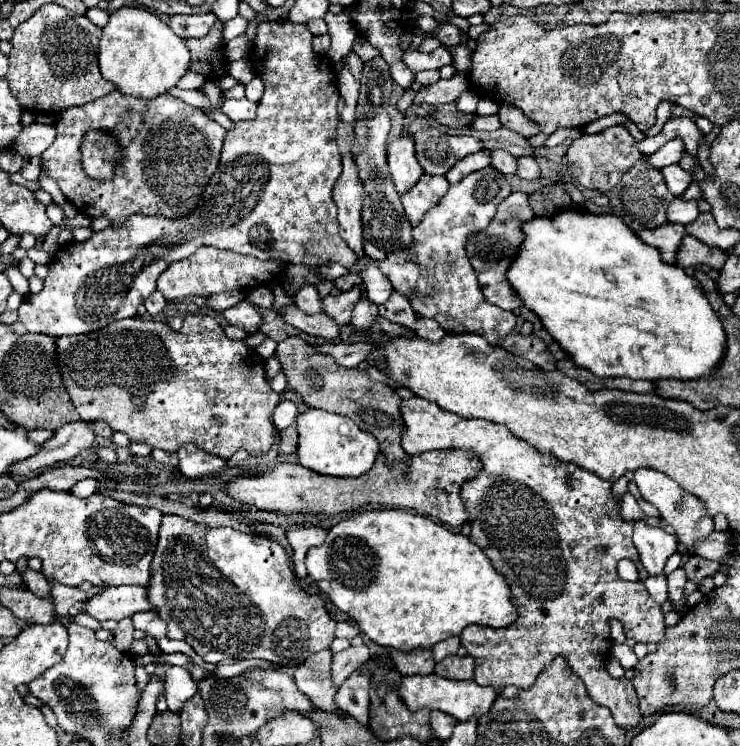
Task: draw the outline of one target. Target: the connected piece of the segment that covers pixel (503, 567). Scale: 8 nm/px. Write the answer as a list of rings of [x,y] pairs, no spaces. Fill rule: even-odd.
[[[414,396],[414,398],[410,398],[410,400],[404,400],[404,402],[400,404],[400,410],[402,410],[402,418],[404,418],[404,422],[406,422],[406,432],[404,432],[404,438],[402,438],[402,448],[404,448],[406,454],[422,454],[422,452],[426,452],[426,450],[452,450],[452,448],[462,448],[462,450],[468,450],[468,452],[478,454],[478,456],[480,456],[480,462],[482,462],[480,472],[478,472],[472,480],[468,480],[468,482],[464,482],[464,484],[460,486],[460,496],[462,496],[462,500],[464,500],[464,510],[466,510],[466,514],[468,514],[468,524],[470,524],[470,528],[472,528],[472,530],[470,530],[470,540],[472,540],[474,544],[478,544],[482,550],[486,550],[486,548],[488,548],[488,550],[490,550],[490,548],[498,548],[498,552],[484,552],[484,554],[490,558],[490,562],[492,562],[492,566],[496,568],[496,572],[500,572],[500,574],[506,578],[506,582],[508,582],[508,586],[510,586],[510,600],[512,600],[512,604],[514,604],[516,610],[518,610],[518,618],[516,618],[516,622],[510,624],[508,628],[484,628],[484,626],[480,626],[480,624],[470,624],[470,626],[464,628],[464,632],[460,634],[460,640],[462,640],[466,652],[468,652],[470,656],[474,656],[474,660],[476,660],[474,680],[476,680],[478,684],[482,684],[482,686],[494,686],[494,688],[504,688],[504,686],[510,686],[510,684],[514,684],[514,686],[518,686],[518,688],[526,688],[526,686],[532,686],[532,682],[536,680],[536,676],[538,676],[554,658],[562,656],[562,658],[566,658],[566,662],[570,664],[570,668],[574,670],[574,674],[578,674],[578,676],[582,678],[582,682],[586,684],[586,690],[588,690],[590,698],[592,698],[596,704],[610,708],[610,712],[612,712],[612,716],[614,716],[614,722],[616,722],[620,728],[632,728],[632,726],[636,726],[642,714],[640,714],[640,708],[638,708],[638,698],[636,698],[636,690],[634,690],[632,682],[630,682],[628,678],[612,678],[612,676],[608,674],[608,670],[606,670],[606,662],[608,662],[608,658],[610,658],[610,646],[612,646],[612,640],[610,640],[610,620],[612,620],[612,618],[620,620],[622,626],[624,626],[624,634],[626,634],[628,638],[634,638],[634,640],[642,642],[642,644],[658,644],[658,642],[662,642],[662,640],[664,640],[664,632],[666,632],[666,624],[664,624],[664,612],[660,610],[660,604],[658,604],[658,602],[646,592],[646,588],[644,588],[644,580],[648,578],[648,572],[646,572],[644,566],[640,564],[638,550],[636,550],[636,546],[634,546],[634,542],[632,542],[632,522],[624,522],[624,520],[618,516],[618,514],[620,514],[620,502],[616,502],[616,500],[612,498],[612,494],[610,494],[610,482],[598,478],[596,474],[592,474],[592,472],[588,472],[588,470],[584,470],[584,468],[580,468],[580,466],[576,466],[576,464],[560,462],[560,460],[556,460],[556,458],[550,456],[550,454],[540,454],[540,452],[532,450],[532,446],[526,446],[526,442],[520,442],[520,438],[512,436],[512,434],[510,434],[504,426],[500,426],[500,424],[494,424],[494,422],[488,422],[488,420],[464,420],[464,418],[452,414],[452,412],[442,410],[436,402],[430,402],[430,400],[426,400],[426,398]],[[568,476],[572,476],[572,484],[566,484],[566,478],[568,478]],[[622,558],[628,558],[628,560],[636,562],[638,572],[640,572],[640,580],[636,580],[636,582],[626,582],[626,580],[620,580],[620,578],[618,578],[618,574],[616,574],[616,564],[618,564],[618,560],[622,560]]]

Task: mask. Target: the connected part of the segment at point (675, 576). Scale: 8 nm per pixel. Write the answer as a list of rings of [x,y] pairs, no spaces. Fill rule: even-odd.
[[[676,568],[670,576],[668,576],[668,600],[672,604],[676,604],[676,612],[684,612],[686,608],[684,604],[684,584],[686,584],[686,572],[684,568]]]

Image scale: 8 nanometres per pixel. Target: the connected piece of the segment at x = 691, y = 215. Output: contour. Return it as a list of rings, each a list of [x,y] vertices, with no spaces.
[[[674,198],[668,206],[668,222],[674,224],[692,224],[698,218],[698,206],[696,200],[682,200],[682,198]]]

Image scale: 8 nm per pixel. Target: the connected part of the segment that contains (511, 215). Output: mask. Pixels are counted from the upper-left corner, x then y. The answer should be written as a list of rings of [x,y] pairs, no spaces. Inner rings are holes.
[[[512,192],[510,198],[506,198],[498,206],[498,212],[490,220],[490,224],[484,230],[478,230],[476,234],[472,234],[466,242],[466,254],[472,262],[472,268],[478,274],[478,282],[480,282],[480,288],[482,288],[486,300],[504,308],[504,310],[518,310],[522,306],[522,300],[516,294],[516,290],[510,286],[506,272],[512,266],[512,262],[516,260],[516,254],[524,242],[522,226],[534,218],[536,218],[536,214],[530,208],[530,194]]]

